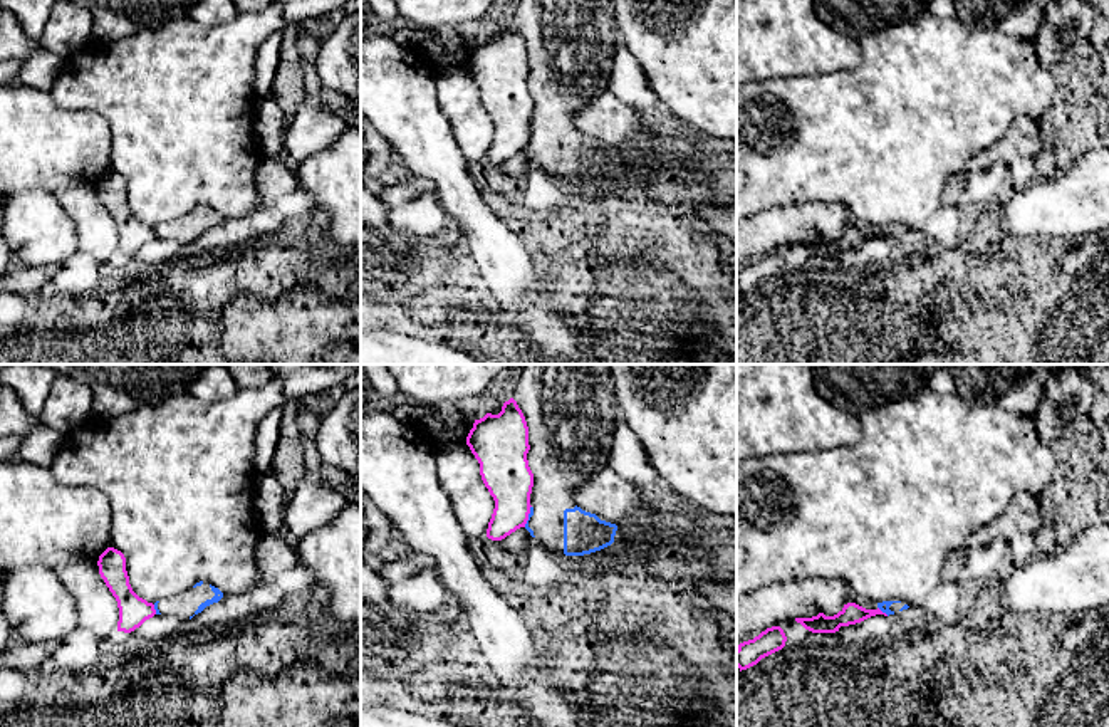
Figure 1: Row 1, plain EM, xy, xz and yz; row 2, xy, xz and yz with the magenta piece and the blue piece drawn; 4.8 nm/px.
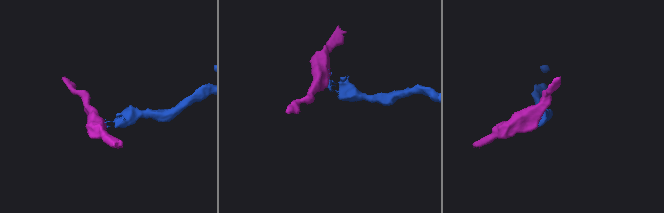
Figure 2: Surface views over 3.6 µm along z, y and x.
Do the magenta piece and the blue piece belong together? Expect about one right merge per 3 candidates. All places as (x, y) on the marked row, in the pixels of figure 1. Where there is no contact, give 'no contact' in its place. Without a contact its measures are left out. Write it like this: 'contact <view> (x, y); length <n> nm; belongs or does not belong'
contact yz (881, 611); length 70 nm; does not belong

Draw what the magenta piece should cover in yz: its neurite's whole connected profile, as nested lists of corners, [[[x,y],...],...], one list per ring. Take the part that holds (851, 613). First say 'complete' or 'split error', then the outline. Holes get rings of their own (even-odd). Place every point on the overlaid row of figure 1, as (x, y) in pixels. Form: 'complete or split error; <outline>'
complete; [[[847,603],[834,616],[825,616],[824,613],[819,613],[817,616],[812,618],[795,618],[795,621],[812,633],[836,633],[839,631],[841,626],[856,625],[876,615],[888,616],[879,608],[866,609],[856,603]]]

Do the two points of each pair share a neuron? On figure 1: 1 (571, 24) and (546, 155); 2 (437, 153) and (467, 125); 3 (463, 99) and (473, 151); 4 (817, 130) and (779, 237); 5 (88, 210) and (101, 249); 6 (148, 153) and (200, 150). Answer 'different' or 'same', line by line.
1: same
2: different
3: same
4: different
5: same
6: same

